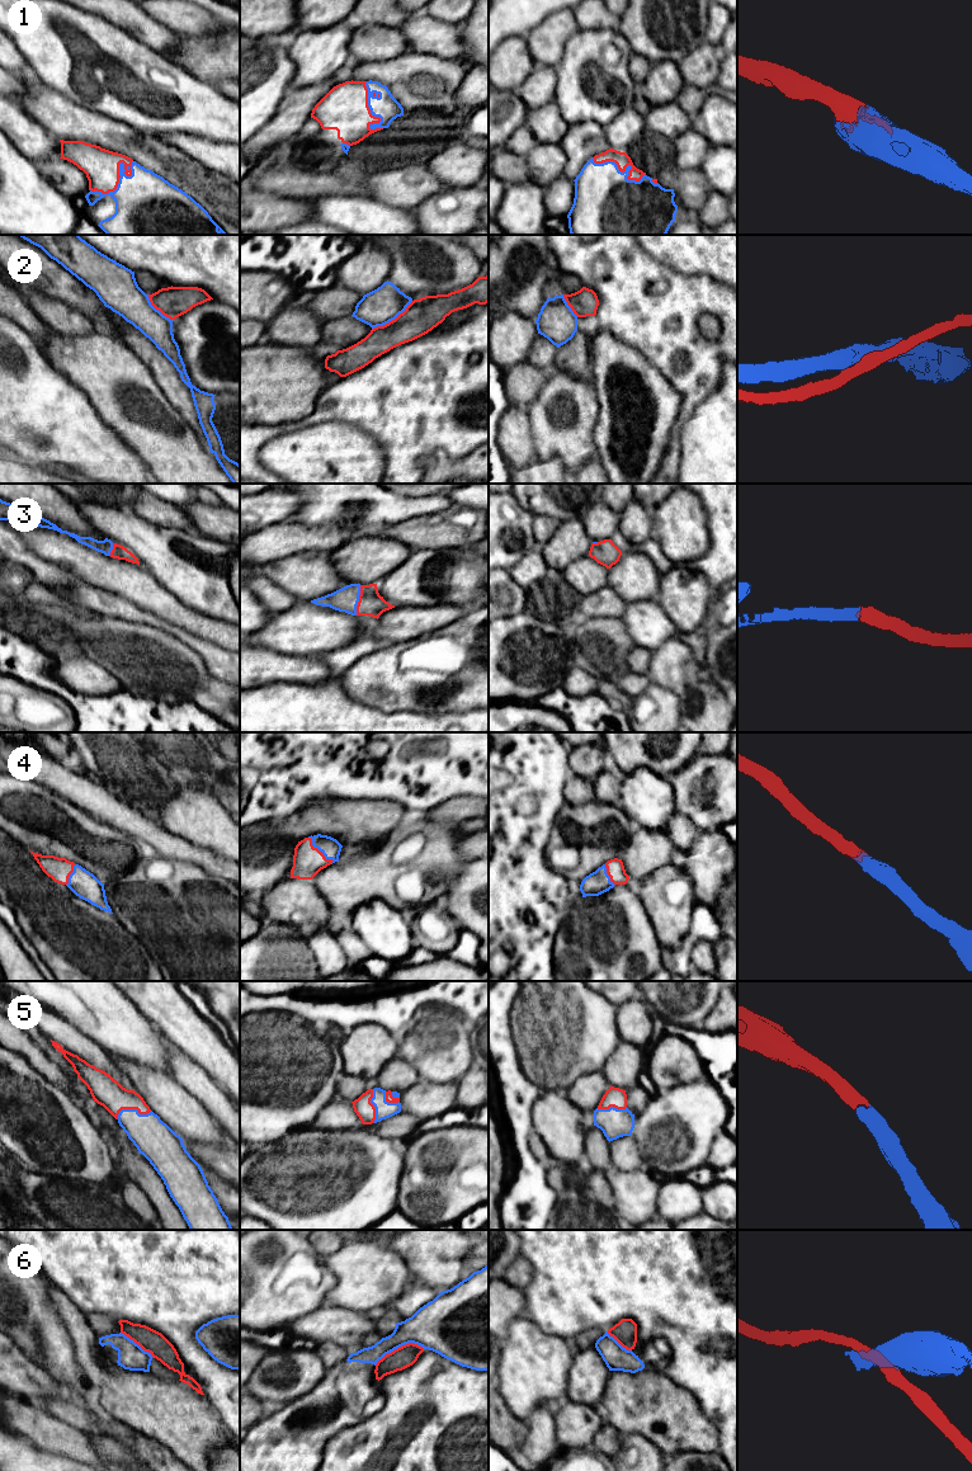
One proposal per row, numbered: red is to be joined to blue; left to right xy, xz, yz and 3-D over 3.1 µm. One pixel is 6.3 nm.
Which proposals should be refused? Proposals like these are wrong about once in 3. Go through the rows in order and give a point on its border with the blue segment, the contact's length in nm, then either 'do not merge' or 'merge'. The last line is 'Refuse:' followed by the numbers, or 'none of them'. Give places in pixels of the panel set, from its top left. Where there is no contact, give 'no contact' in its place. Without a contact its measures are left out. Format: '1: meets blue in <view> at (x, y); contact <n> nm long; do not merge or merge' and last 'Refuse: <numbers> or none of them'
1: meets blue in xy at (119, 182); contact 340 nm long; merge
2: meets blue in xz at (392, 319); contact 320 nm long; do not merge
3: meets blue in xz at (358, 600); contact 190 nm long; merge
4: meets blue in xz at (320, 850); contact 220 nm long; merge
5: meets blue in xy at (132, 1109); contact 220 nm long; merge
6: meets blue in xz at (399, 1347); contact 340 nm long; do not merge
Refuse: 2, 6

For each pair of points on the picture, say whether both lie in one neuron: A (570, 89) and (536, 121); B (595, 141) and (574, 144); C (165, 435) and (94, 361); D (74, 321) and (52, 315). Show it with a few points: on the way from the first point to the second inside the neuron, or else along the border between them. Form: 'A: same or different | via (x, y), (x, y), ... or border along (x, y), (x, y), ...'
A: different | border along (553, 100), (567, 125)
B: same | via (590, 141), (579, 144)
C: same | via (145, 419), (121, 397), (121, 387), (114, 381)
D: same | via (69, 321), (57, 315)

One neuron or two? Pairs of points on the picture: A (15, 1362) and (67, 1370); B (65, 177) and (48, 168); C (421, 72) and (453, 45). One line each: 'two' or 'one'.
A: two
B: one
C: two

